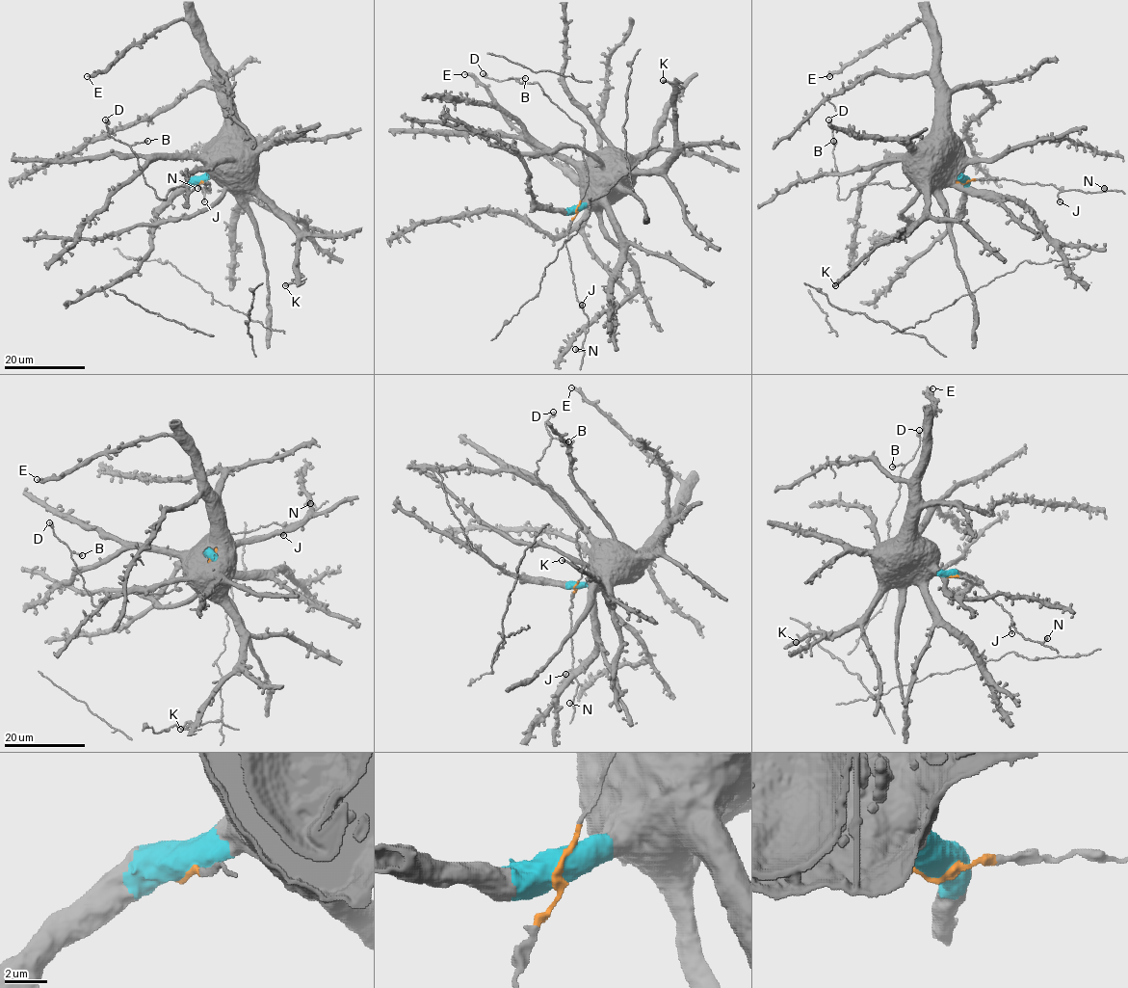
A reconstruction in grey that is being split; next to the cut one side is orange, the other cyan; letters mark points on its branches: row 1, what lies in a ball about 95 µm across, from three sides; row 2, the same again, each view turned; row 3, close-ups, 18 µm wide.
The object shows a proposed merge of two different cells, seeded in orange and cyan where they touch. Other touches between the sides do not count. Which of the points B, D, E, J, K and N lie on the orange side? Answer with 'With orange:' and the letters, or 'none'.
With orange: B, D, J, N

